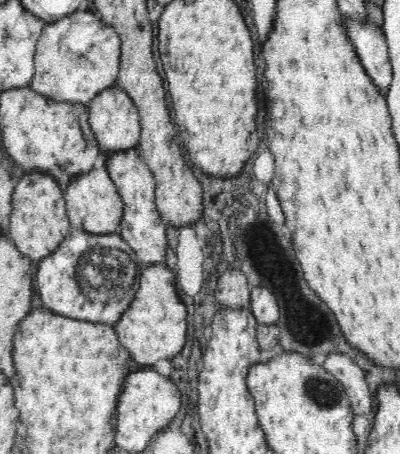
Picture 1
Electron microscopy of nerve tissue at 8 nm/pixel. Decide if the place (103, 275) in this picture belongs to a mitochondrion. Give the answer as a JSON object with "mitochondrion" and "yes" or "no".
{"mitochondrion":"yes"}

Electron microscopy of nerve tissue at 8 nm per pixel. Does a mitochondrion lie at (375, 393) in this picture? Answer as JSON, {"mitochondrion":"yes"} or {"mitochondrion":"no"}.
{"mitochondrion":"no"}

